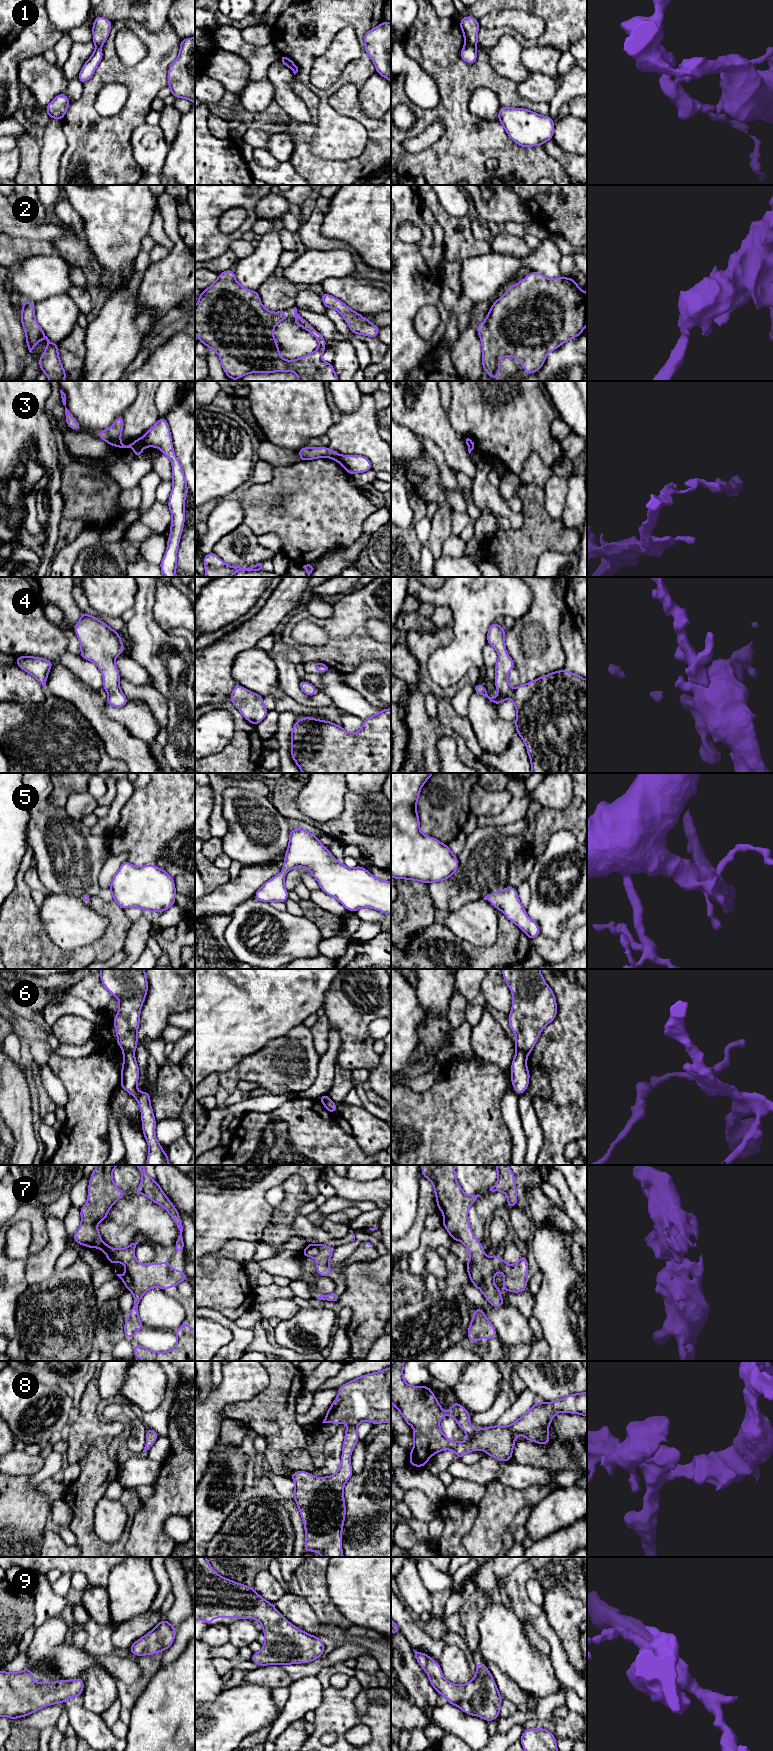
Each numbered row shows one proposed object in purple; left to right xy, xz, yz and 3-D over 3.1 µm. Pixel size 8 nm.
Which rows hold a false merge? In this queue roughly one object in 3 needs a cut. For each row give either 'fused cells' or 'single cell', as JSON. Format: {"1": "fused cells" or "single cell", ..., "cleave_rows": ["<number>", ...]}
{"1": "fused cells", "2": "single cell", "3": "fused cells", "4": "single cell", "5": "single cell", "6": "fused cells", "7": "single cell", "8": "single cell", "9": "single cell", "cleave_rows": ["1", "3", "6"]}

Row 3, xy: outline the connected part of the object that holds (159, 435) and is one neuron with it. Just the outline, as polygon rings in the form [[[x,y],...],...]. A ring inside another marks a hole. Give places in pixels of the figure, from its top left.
[[[159,418],[156,424],[147,430],[142,437],[142,443],[144,447],[159,448],[172,464],[173,488],[167,505],[172,515],[171,532],[165,555],[159,566],[165,577],[177,577],[177,550],[185,522],[185,497],[189,491],[182,466],[174,454],[172,437],[165,418]]]

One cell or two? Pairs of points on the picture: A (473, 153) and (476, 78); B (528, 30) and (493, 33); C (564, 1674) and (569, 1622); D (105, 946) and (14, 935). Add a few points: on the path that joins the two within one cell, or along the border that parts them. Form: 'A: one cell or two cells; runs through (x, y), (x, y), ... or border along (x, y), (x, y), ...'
A: one cell; runs through (465, 134), (462, 129), (462, 97)
B: two cells; border along (509, 27), (517, 30), (527, 38), (536, 39)
C: two cells; border along (555, 1632), (568, 1660), (576, 1670)
D: one cell; runs through (82, 957), (37, 957)

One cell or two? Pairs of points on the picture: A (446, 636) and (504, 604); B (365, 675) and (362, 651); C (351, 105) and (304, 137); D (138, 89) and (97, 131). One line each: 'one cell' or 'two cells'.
A: two cells
B: two cells
C: one cell
D: one cell

